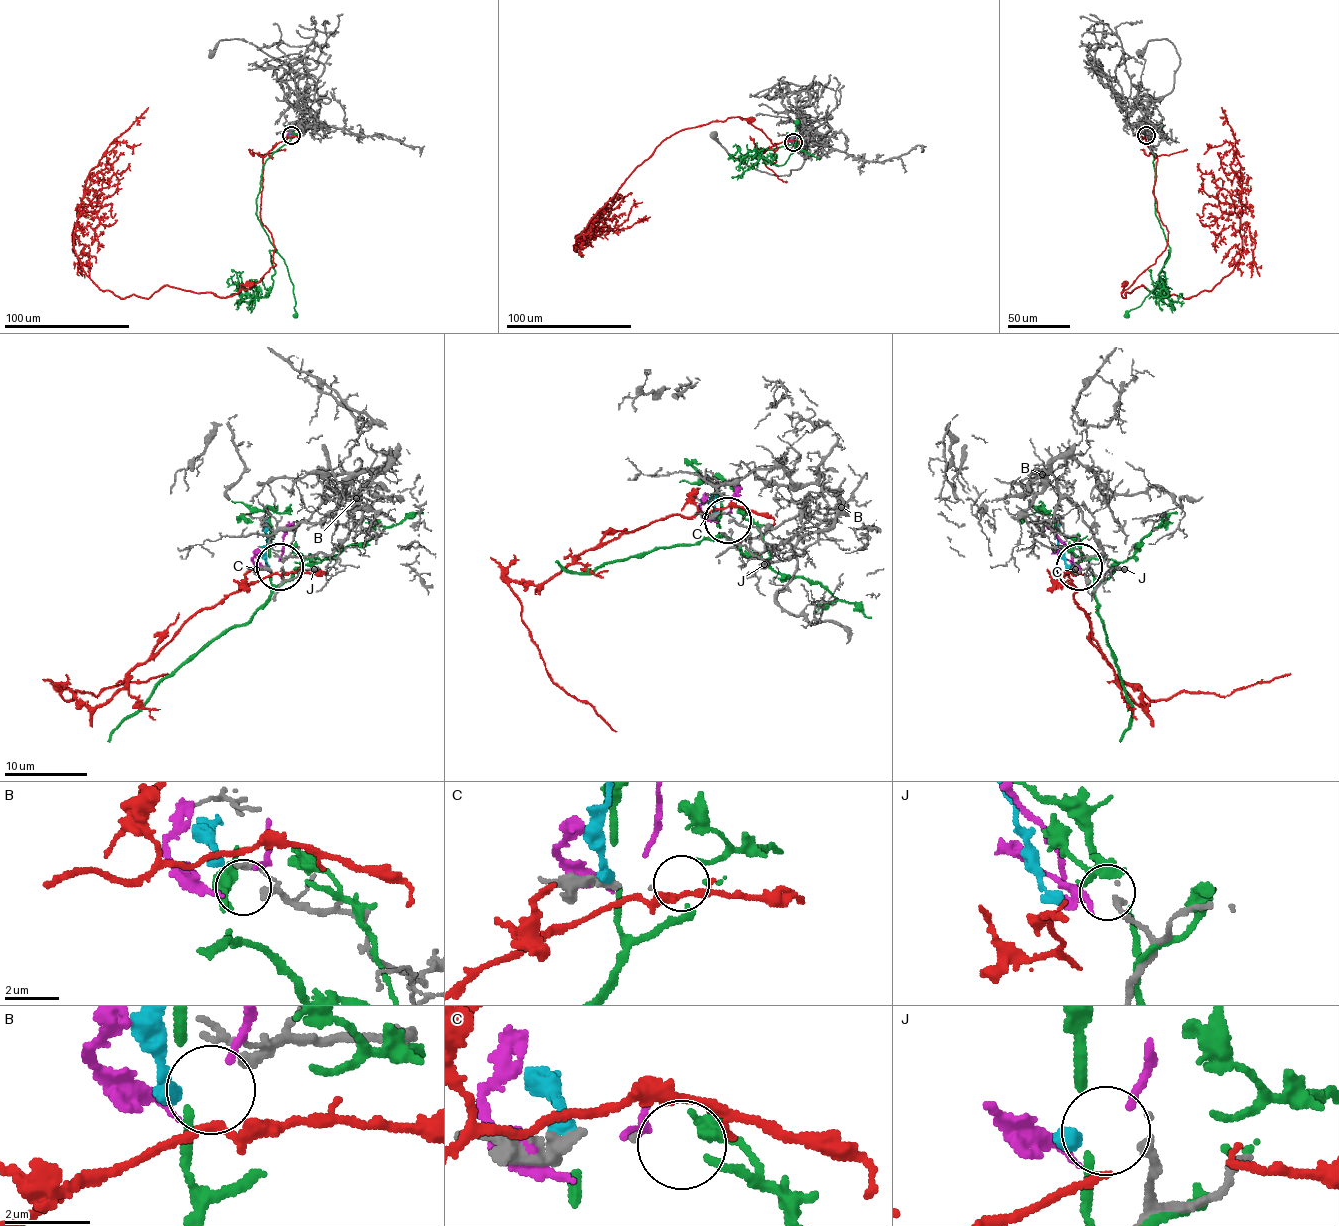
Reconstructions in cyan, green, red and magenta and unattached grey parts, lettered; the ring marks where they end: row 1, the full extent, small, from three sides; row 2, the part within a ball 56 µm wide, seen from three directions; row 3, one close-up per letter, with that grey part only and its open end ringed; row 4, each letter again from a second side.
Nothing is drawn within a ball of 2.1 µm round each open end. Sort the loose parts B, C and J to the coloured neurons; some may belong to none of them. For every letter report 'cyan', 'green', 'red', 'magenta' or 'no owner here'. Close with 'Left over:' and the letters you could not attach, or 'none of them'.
B: no owner here
C: green
J: magenta
Left over: B

